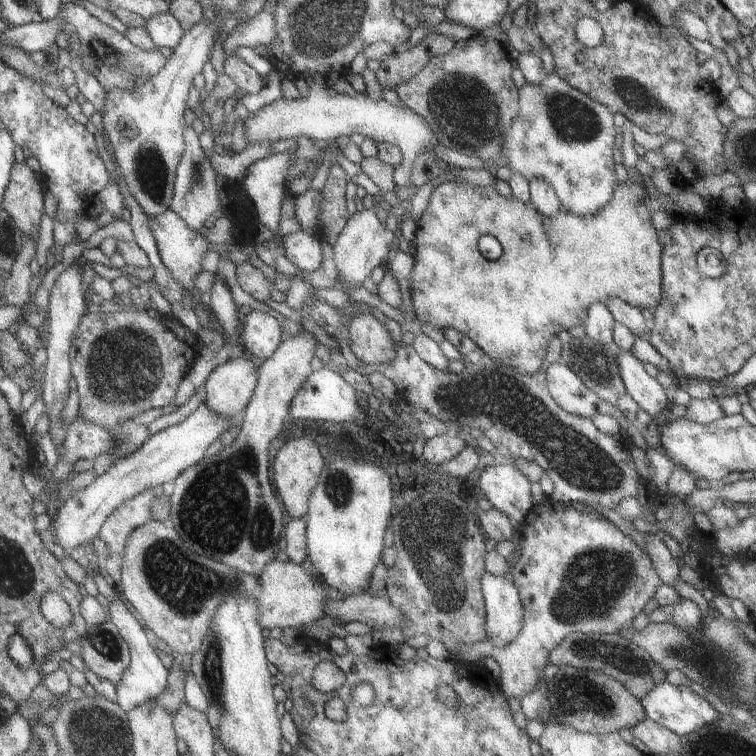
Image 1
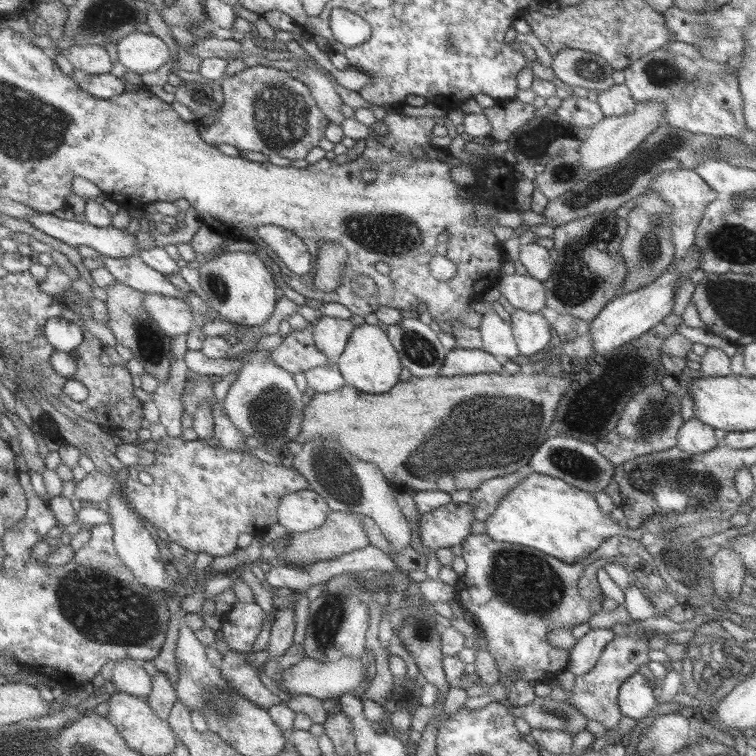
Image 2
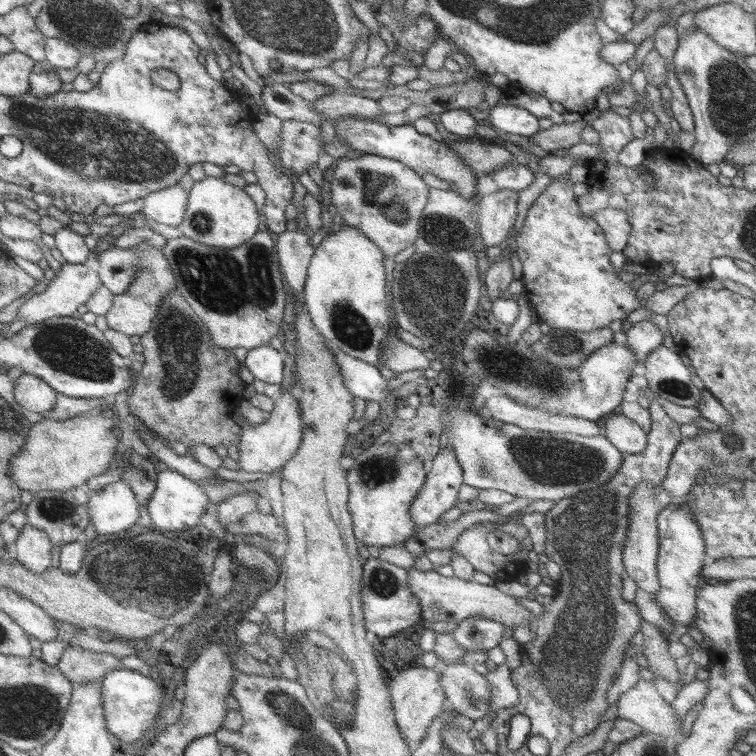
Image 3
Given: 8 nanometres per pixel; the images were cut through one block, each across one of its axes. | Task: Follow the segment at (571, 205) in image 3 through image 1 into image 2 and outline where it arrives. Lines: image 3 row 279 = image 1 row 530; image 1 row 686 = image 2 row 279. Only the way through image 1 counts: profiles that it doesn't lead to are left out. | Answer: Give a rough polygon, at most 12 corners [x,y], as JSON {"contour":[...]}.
{"contour":[[501,275],[494,288],[517,310],[540,313],[543,282]]}

